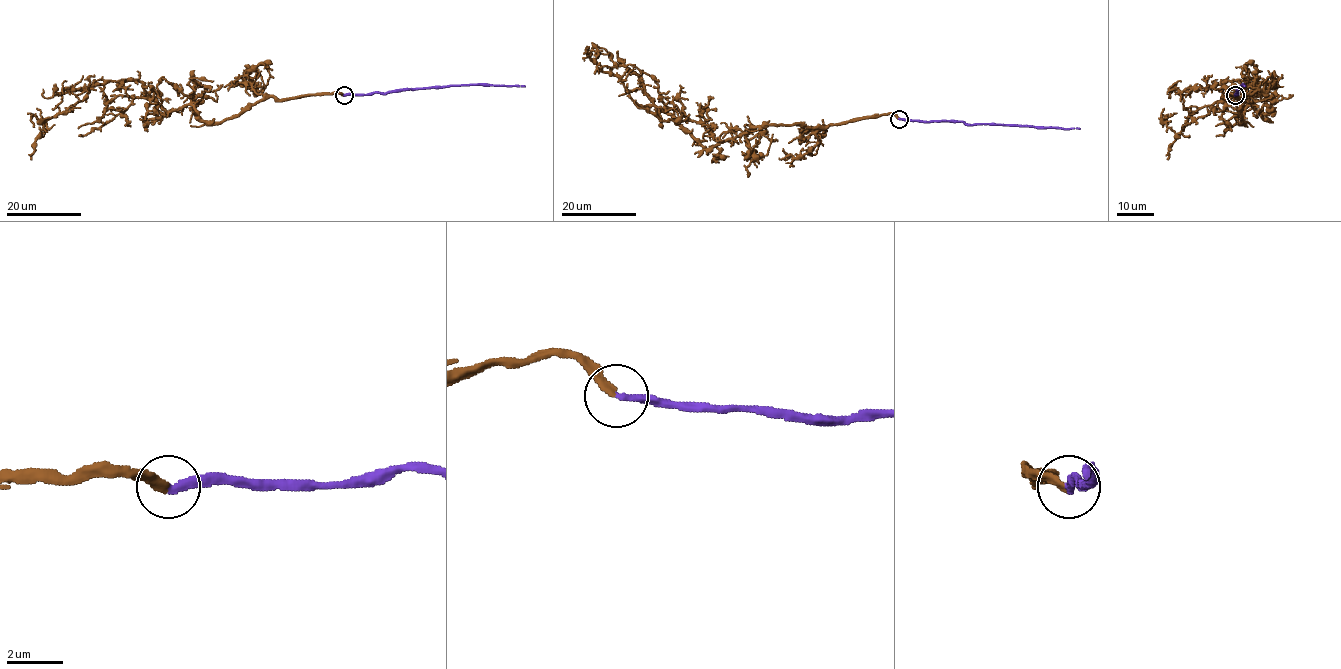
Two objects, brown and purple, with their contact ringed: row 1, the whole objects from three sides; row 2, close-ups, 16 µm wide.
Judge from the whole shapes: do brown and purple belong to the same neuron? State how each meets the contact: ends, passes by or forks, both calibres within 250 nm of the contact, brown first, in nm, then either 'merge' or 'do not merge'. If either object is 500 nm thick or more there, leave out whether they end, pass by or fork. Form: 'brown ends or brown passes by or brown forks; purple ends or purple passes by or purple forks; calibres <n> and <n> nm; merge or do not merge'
brown ends; purple ends; calibres 280 and 260 nm; merge

